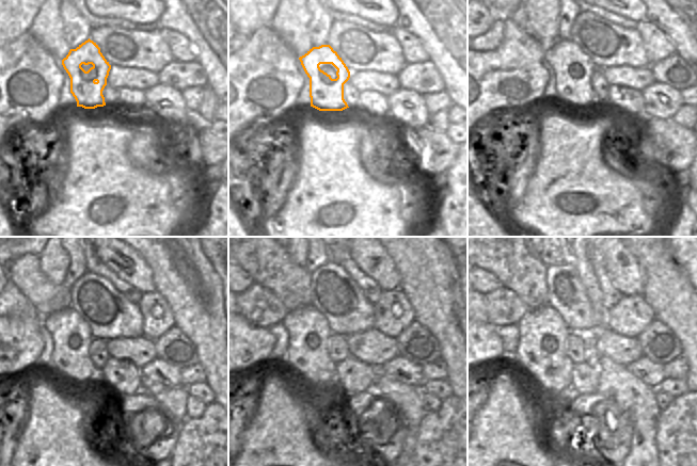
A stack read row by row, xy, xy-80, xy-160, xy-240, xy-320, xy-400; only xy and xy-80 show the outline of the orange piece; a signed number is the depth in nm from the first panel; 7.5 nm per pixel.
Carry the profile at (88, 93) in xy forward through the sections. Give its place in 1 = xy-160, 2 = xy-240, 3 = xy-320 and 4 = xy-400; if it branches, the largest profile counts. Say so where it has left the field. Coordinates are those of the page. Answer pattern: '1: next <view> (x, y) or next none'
1: next xy-160 (564, 51)
2: next xy-240 (72, 336)
3: next xy-320 (307, 353)
4: next xy-400 (541, 352)

